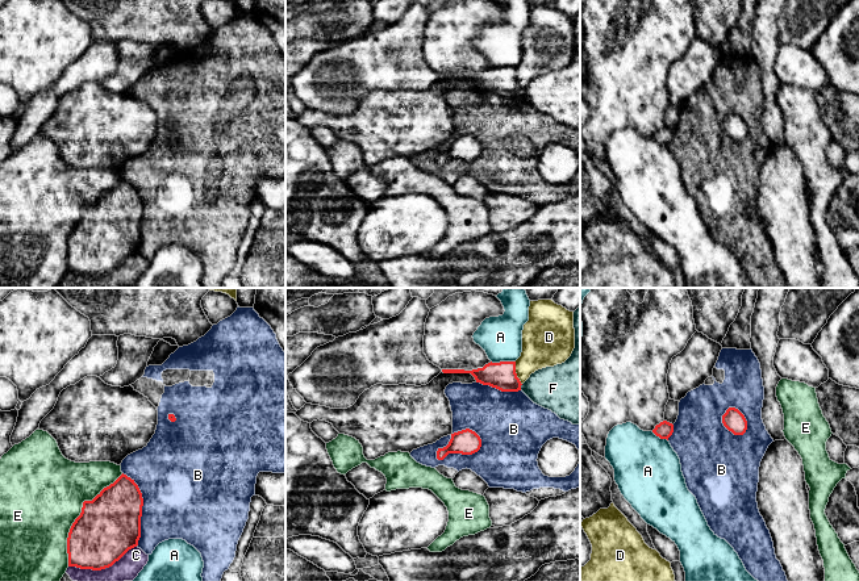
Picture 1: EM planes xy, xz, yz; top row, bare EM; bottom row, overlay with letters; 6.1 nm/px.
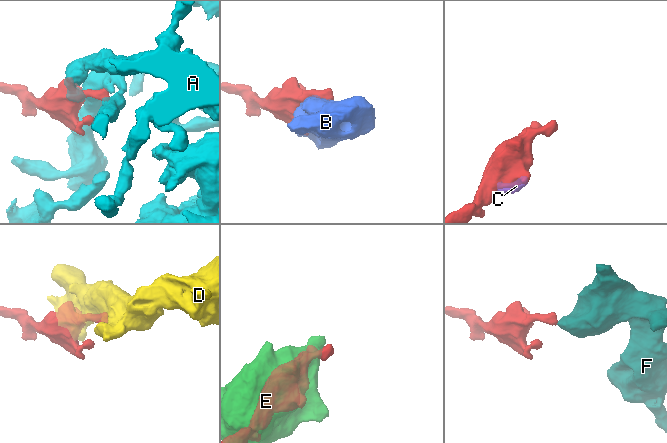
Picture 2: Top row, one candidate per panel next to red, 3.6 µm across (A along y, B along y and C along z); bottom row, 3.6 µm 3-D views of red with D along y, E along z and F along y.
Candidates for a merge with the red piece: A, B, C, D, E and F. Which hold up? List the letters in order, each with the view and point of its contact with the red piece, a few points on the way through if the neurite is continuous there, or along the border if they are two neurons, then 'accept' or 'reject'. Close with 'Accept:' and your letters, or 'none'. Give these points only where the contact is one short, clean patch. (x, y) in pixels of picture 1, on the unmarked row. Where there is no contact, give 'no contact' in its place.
A: contact xz (503, 67); reject
B: contact xz (462, 159); reject
C: contact xy (101, 274); border xy (136, 251), (129, 254), (111, 271), (100, 275), (69, 272); reject
D: contact xz (516, 79); border xz (515, 67), (515, 78), (521, 90); reject
E: contact xy (80, 220); reject
F: contact xz (520, 92); border xz (522, 90), (520, 95); reject
Accept: none

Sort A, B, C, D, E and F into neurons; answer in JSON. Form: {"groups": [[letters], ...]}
{"groups": [["A"], ["B"], ["C"], ["D"], ["E"], ["F"]]}

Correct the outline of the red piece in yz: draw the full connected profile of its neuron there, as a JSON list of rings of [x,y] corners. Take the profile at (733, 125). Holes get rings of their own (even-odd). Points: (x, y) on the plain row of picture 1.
[[[729,113],[722,121],[724,131],[734,141],[743,141],[747,135],[745,121],[735,113]]]

